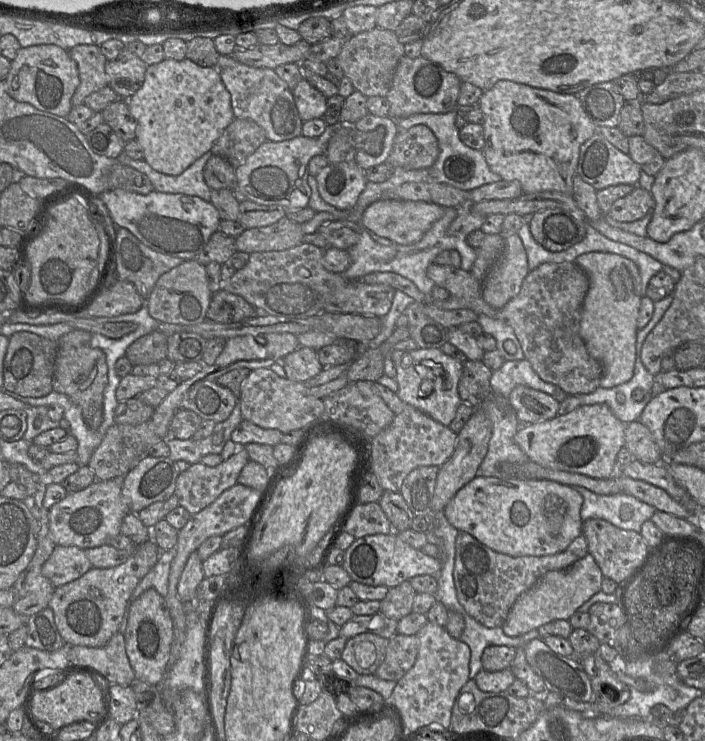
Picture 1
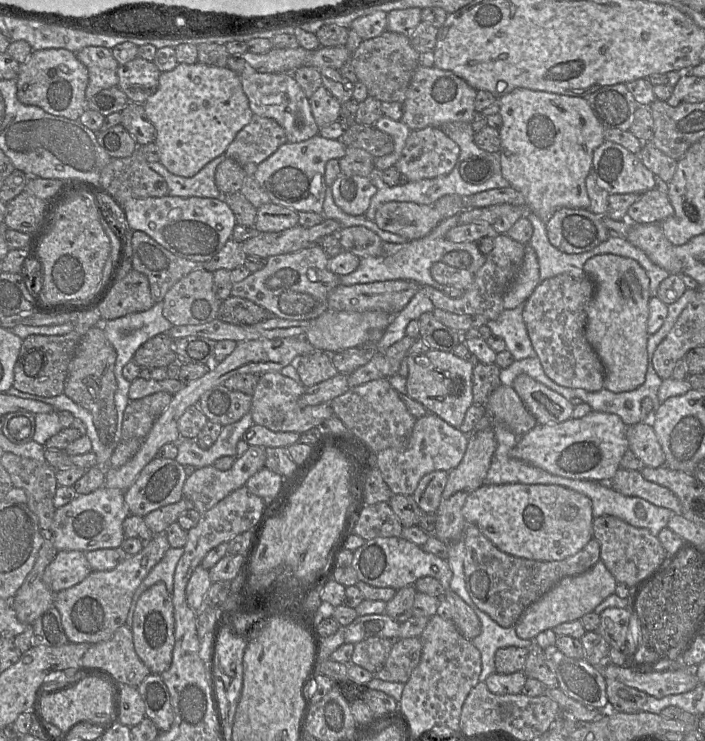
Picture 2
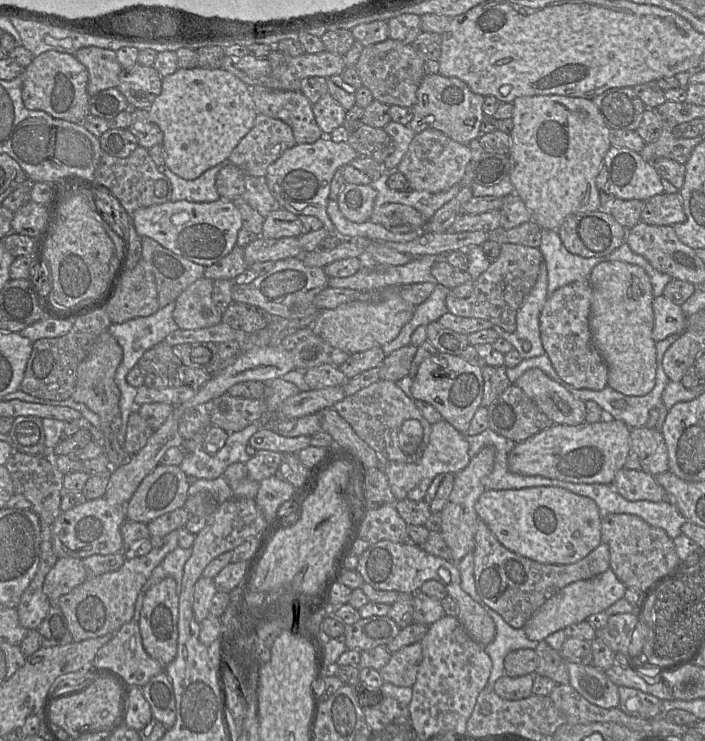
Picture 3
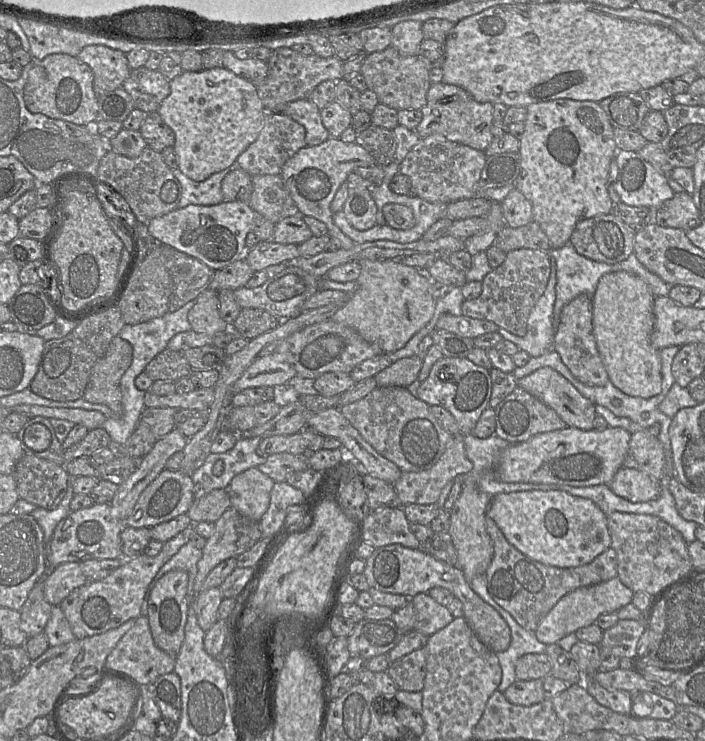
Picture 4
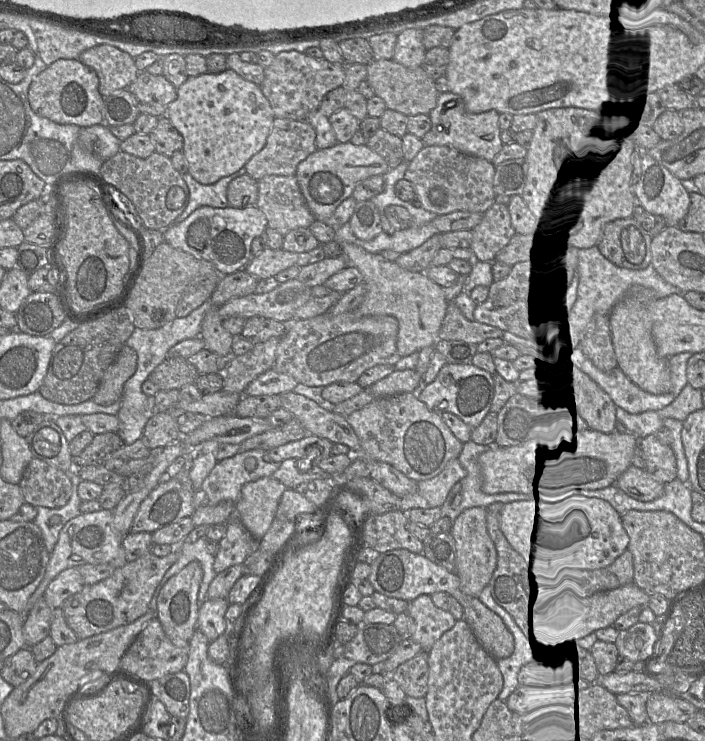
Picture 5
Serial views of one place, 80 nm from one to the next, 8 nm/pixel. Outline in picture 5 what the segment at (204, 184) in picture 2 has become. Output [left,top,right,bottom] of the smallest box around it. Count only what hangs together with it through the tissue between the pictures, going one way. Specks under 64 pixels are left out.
[177,168,246,223]

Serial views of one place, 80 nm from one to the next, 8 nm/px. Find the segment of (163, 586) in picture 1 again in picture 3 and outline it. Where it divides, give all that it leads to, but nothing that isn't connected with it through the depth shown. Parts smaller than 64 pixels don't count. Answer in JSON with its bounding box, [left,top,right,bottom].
[132,547,191,621]

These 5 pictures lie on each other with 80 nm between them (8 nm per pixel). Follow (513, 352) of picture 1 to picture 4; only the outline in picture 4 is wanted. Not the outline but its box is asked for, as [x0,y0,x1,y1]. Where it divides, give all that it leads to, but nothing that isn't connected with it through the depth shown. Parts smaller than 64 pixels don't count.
[498,259,556,358]

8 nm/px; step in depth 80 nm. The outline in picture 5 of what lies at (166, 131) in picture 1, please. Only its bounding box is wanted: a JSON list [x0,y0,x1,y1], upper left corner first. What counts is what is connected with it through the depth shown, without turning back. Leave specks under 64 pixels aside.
[165,69,275,185]

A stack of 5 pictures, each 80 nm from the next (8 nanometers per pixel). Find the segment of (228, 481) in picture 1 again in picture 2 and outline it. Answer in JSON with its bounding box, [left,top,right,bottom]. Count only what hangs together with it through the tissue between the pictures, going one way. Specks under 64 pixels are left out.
[182,446,265,514]

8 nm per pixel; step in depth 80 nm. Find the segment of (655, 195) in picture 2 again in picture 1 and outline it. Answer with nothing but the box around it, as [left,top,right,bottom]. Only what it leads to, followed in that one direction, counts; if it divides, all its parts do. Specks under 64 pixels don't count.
[606,187,654,222]

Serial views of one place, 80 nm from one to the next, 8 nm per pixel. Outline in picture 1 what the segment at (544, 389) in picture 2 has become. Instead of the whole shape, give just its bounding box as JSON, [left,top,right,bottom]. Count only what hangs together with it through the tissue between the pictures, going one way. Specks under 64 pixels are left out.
[508,385,559,424]

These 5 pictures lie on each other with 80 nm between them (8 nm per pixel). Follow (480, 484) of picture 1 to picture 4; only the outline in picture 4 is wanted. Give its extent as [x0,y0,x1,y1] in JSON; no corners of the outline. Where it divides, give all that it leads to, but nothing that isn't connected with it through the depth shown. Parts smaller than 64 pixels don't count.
[487,491,611,568]

